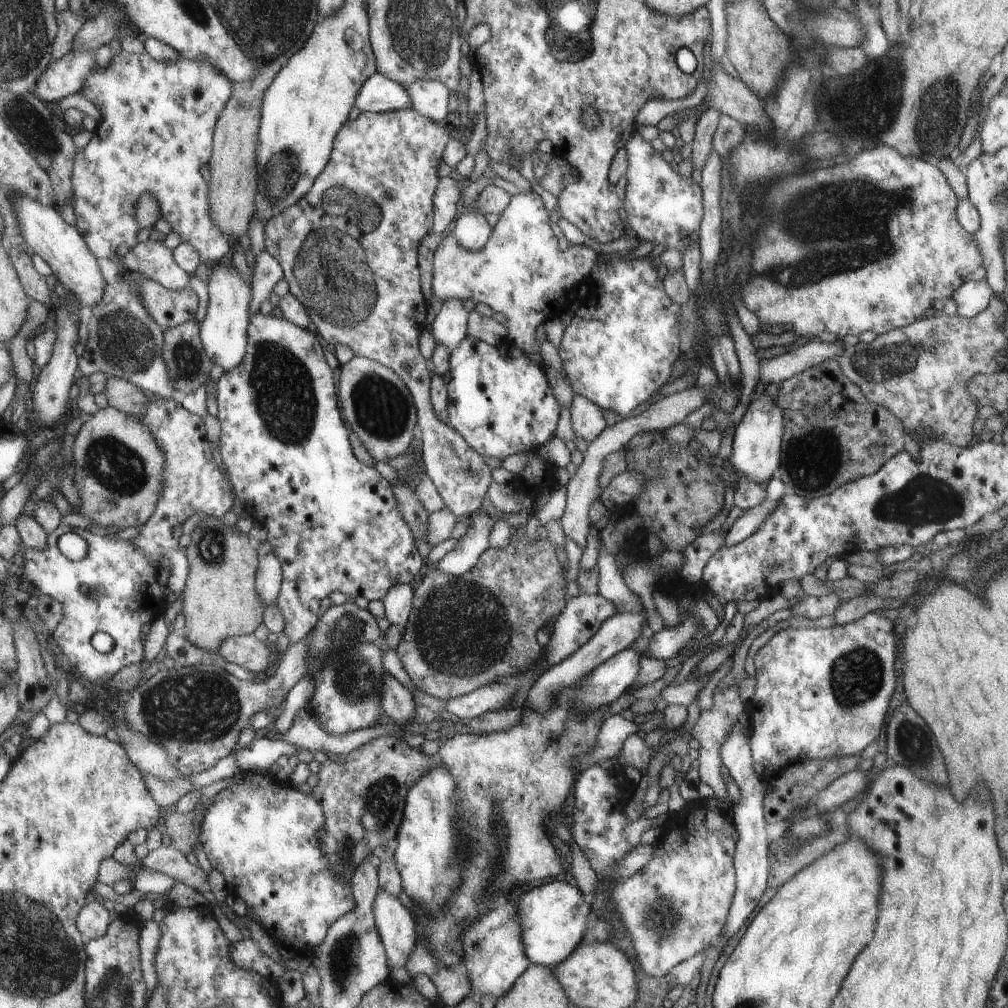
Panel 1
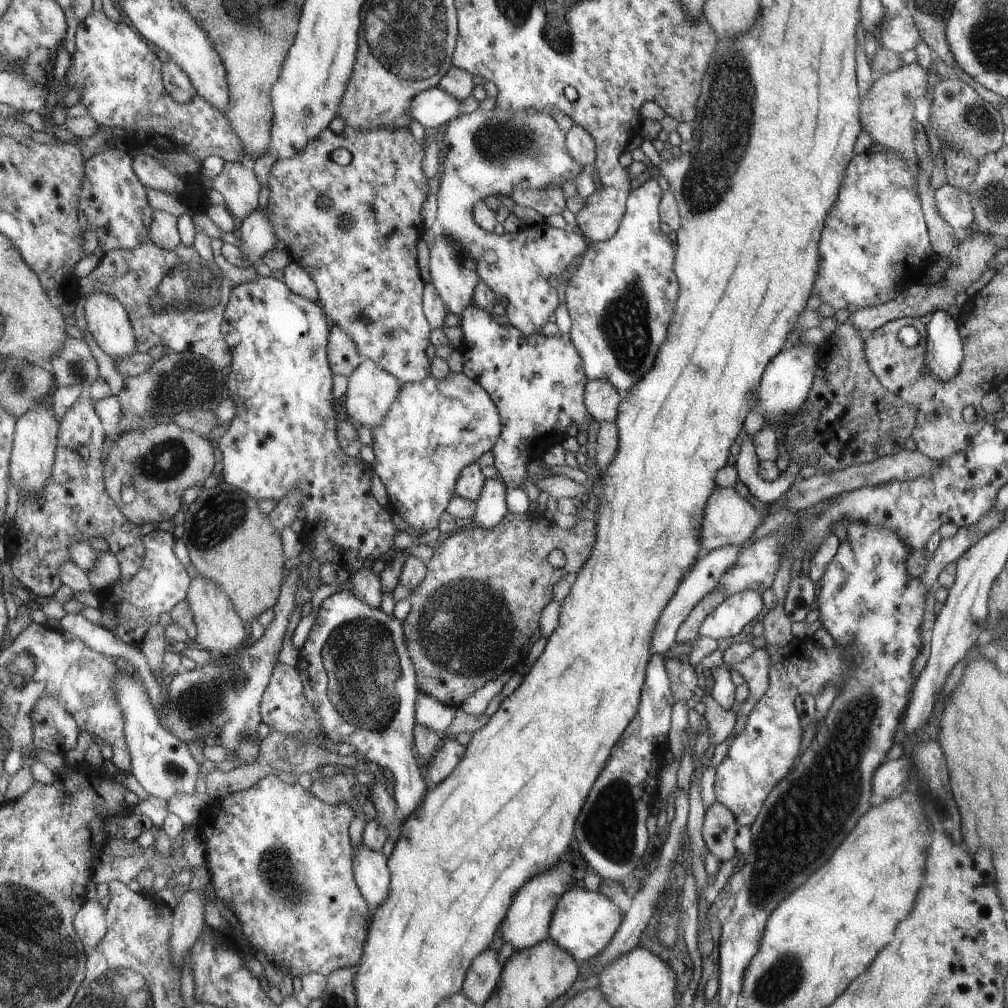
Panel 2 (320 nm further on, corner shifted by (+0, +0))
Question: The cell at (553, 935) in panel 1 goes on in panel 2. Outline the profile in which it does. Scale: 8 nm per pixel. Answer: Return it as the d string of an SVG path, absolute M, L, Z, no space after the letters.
M577 884L563 894L552 914L548 926L548 938L566 950L578 963L594 957L608 945L620 928L624 913L608 896L599 891L587 892Z

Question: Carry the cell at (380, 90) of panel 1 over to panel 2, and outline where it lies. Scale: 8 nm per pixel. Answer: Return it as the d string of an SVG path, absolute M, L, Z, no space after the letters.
M439 87L425 89L413 98L408 110L423 127L437 128L459 115L461 101Z

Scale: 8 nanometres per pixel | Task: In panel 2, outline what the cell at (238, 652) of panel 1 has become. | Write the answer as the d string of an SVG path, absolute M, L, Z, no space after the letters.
M197 574L192 579L192 584L188 591L188 599L198 626L198 637L195 640L197 644L213 655L222 656L224 656L224 652L235 651L235 648L239 648L243 644L245 630L243 630L242 618L240 615L235 614L232 602L229 596L225 594L224 588L215 581Z

